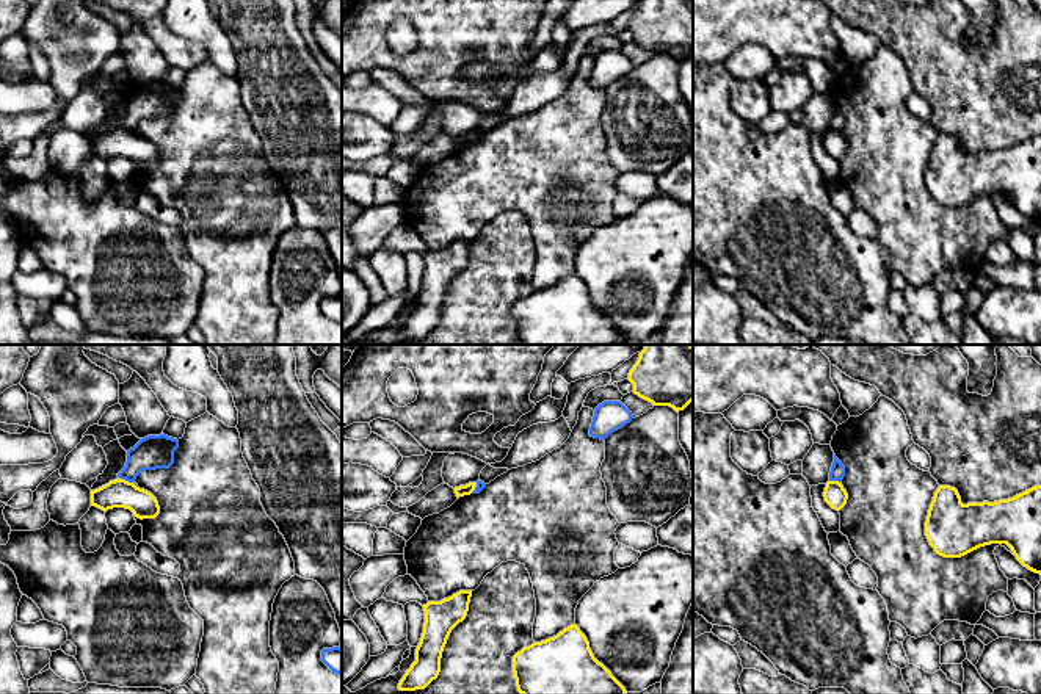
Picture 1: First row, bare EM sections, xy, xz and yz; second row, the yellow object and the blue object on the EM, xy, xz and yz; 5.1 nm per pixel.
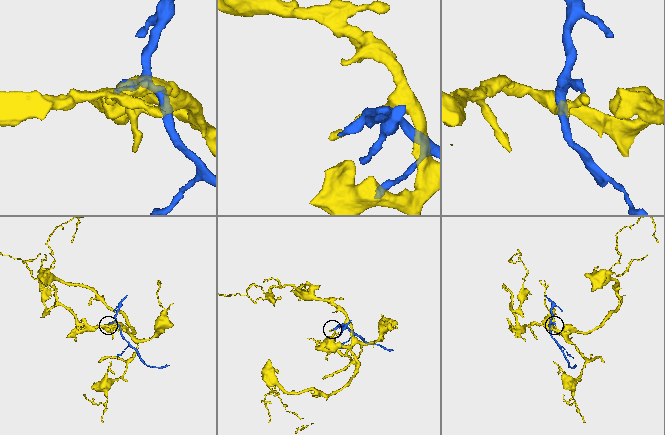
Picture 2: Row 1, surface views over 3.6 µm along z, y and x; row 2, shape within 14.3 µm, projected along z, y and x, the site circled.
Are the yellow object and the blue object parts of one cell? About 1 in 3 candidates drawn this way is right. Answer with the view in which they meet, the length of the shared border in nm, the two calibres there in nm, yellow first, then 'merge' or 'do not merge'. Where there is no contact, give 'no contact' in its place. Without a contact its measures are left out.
xy | 90 nm | 140/180 nm | do not merge

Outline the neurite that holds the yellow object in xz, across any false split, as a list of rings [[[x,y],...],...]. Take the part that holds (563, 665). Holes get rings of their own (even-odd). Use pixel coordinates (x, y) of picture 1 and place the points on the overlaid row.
[[[575,624],[517,652],[513,656],[513,672],[520,694],[627,694],[611,672],[594,658],[586,636]]]

